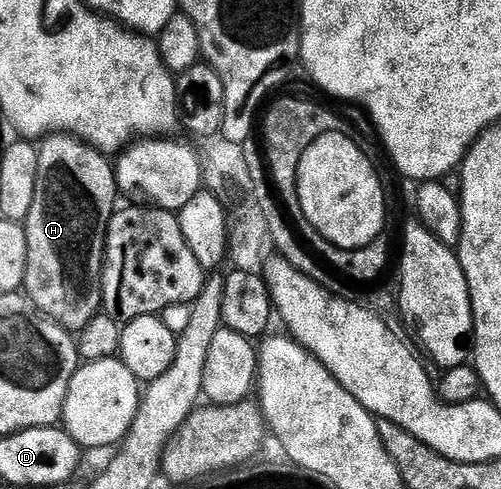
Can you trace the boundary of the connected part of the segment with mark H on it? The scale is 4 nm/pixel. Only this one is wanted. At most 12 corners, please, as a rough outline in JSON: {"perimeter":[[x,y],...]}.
{"perimeter":[[38,148],[24,292],[72,334],[102,312],[115,165]]}

